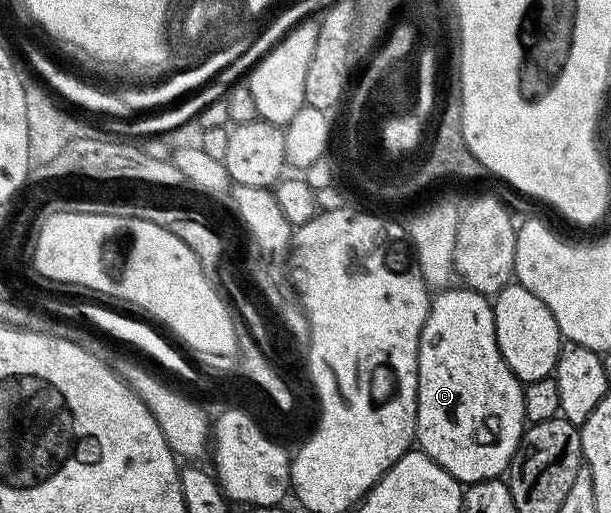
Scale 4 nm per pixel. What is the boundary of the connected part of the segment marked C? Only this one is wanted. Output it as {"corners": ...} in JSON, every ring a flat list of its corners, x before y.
{"corners":[[447,288,433,295,426,323,418,337,418,432,416,442,422,453,430,457,436,464,440,464,440,468,447,470,457,482,469,484,489,478,502,478,509,471,510,461,513,460,514,454,518,450,522,431,526,429,528,423,524,416,523,383,519,382,517,376,512,372,512,368,508,368,508,364,496,344,496,324,494,323,494,307,491,299,487,295,478,294,469,288,454,289]]}

